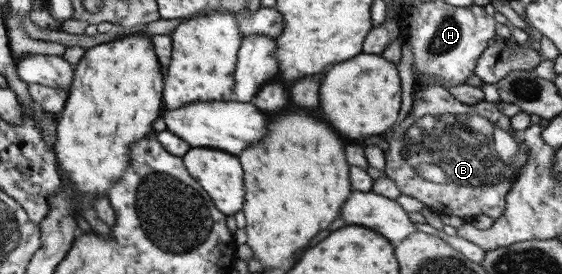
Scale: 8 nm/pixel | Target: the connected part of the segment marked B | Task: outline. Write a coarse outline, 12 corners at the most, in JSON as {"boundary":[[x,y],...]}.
{"boundary":[[417,88],[385,176],[496,220],[528,147],[497,103]]}

